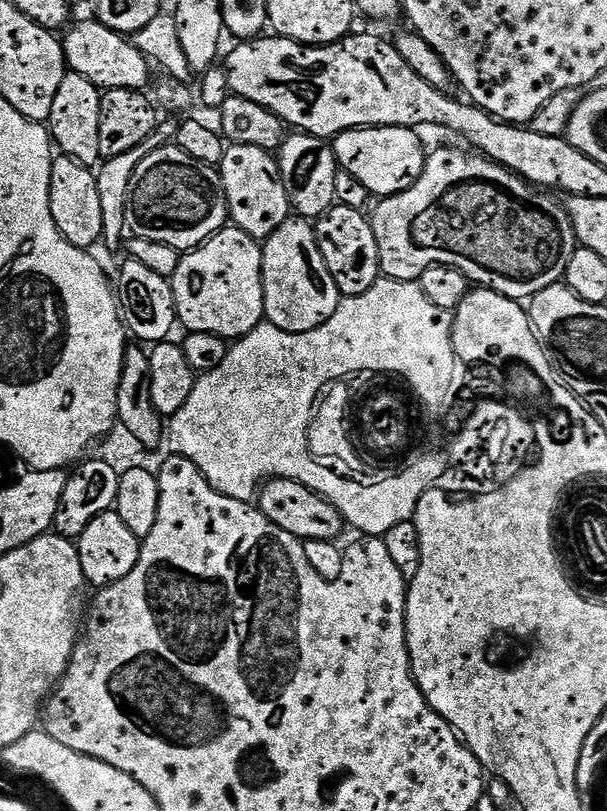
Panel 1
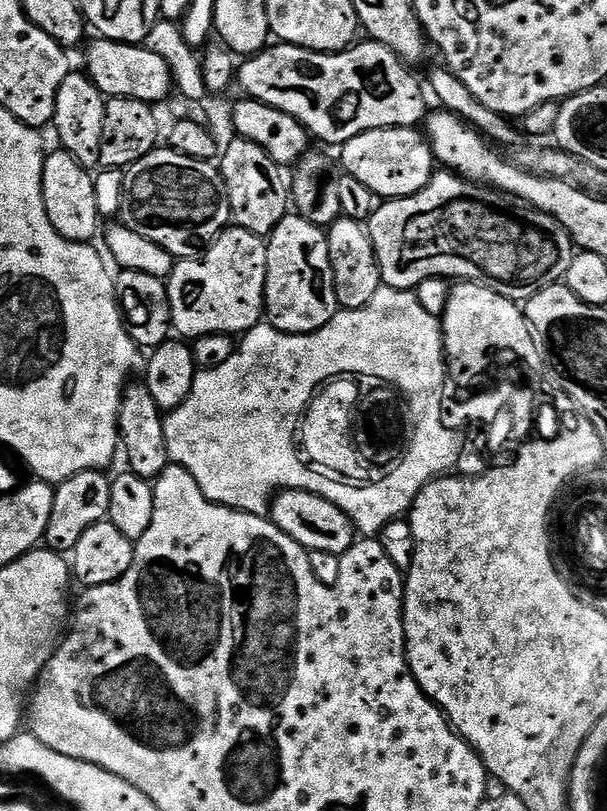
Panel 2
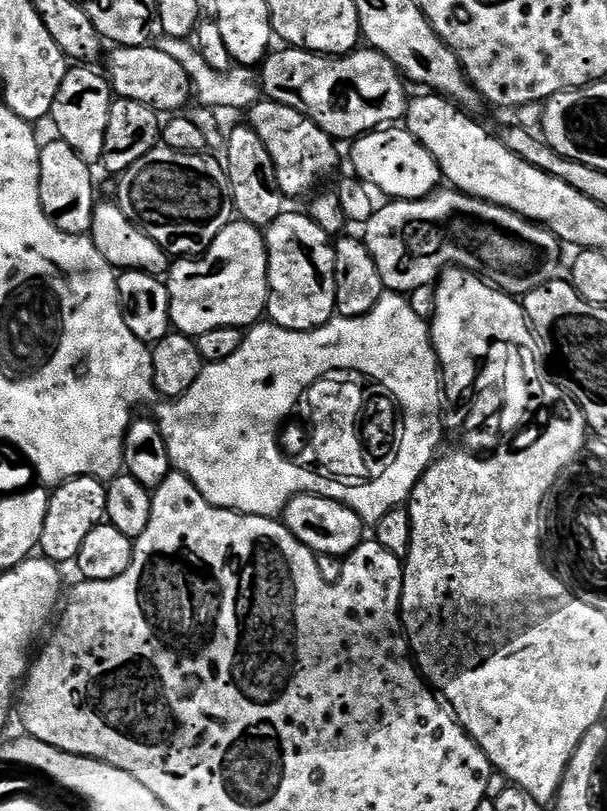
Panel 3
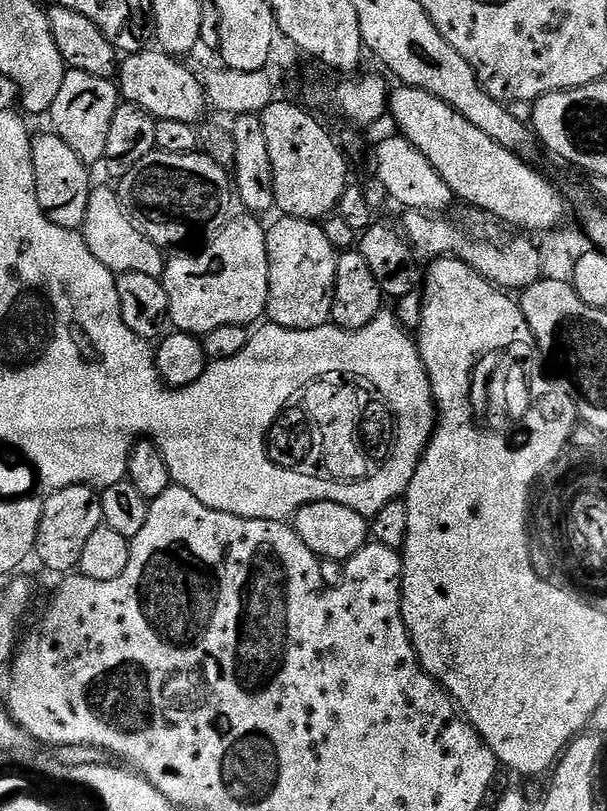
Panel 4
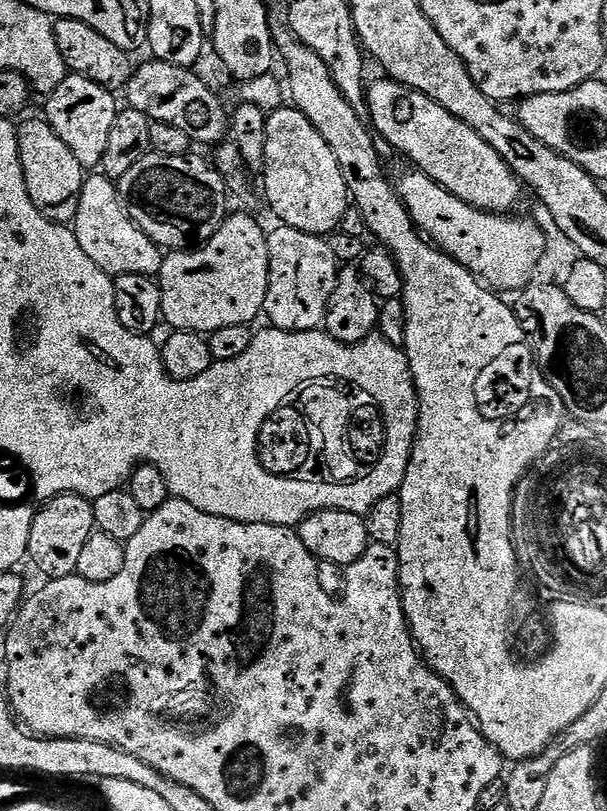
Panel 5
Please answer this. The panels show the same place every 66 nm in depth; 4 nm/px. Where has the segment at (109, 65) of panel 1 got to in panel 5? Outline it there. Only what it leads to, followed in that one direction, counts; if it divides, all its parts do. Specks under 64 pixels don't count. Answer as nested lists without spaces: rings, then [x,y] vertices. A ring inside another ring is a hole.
[[[155,58],[149,59],[149,64],[144,64],[135,69],[128,83],[126,95],[127,103],[131,107],[137,108],[142,114],[146,114],[149,120],[166,122],[170,126],[178,126],[178,130],[186,130],[190,138],[197,145],[209,144],[215,146],[225,139],[230,132],[230,116],[226,111],[224,113],[224,104],[208,89],[208,84],[200,76],[195,76],[192,68],[179,68],[173,64],[167,64]]]

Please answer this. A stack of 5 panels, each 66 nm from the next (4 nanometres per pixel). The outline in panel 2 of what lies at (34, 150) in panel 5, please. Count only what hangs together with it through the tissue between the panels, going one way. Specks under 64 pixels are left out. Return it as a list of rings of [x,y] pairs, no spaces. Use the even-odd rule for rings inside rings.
[[[57,150],[45,155],[42,198],[46,206],[46,218],[50,218],[50,226],[54,226],[62,238],[81,242],[95,241],[96,227],[102,223],[98,202],[94,198],[95,185],[93,173],[80,165],[69,152]]]

